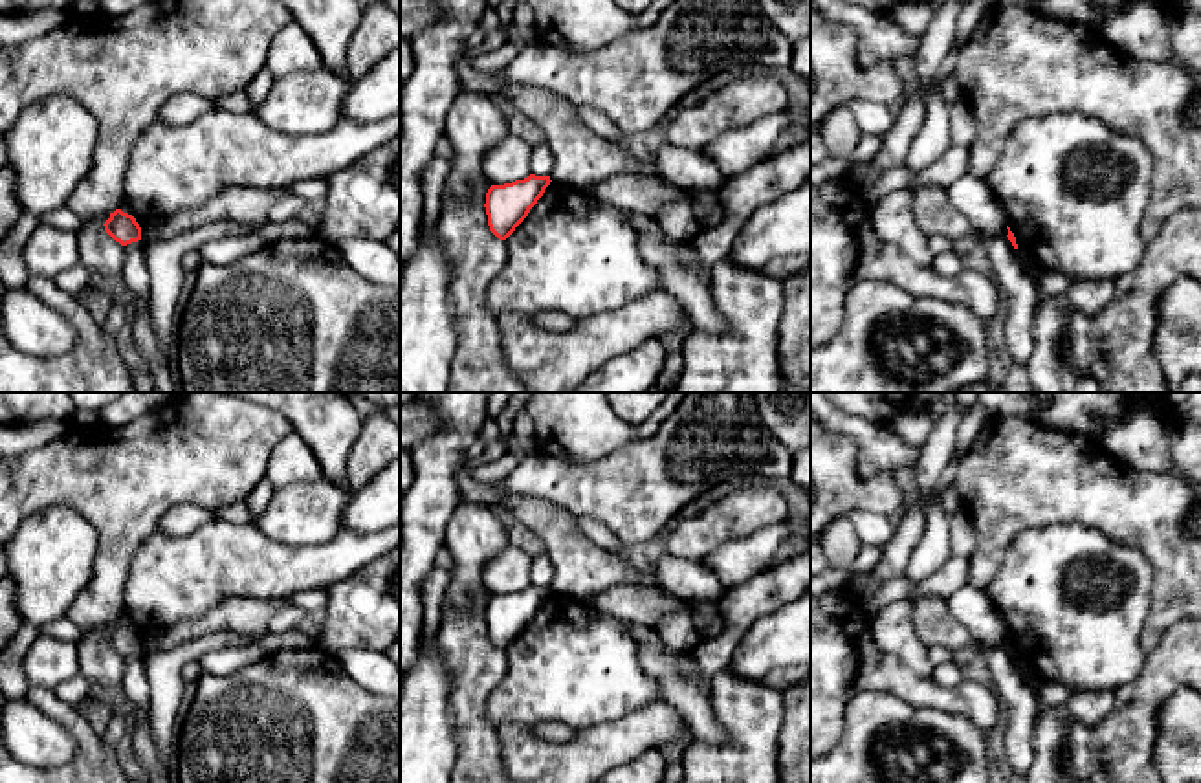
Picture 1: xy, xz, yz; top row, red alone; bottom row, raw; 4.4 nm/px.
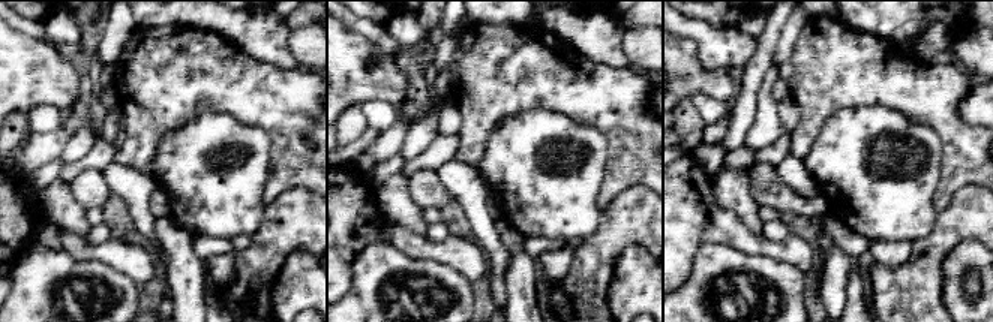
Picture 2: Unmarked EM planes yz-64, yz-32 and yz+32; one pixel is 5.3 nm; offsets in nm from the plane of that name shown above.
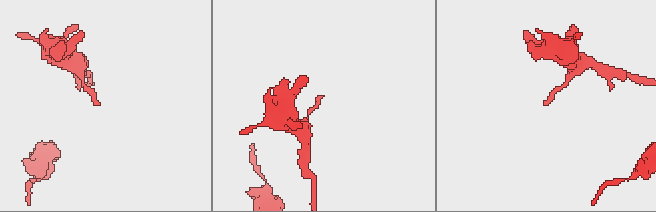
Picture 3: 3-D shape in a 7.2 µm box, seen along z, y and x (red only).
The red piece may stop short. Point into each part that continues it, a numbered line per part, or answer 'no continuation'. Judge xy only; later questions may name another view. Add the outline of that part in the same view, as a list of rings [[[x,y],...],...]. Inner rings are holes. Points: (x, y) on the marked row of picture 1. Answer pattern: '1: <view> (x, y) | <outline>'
no continuation

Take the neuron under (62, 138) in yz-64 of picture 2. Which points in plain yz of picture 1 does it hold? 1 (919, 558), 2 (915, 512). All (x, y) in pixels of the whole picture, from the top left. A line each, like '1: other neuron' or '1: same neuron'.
1: other neuron
2: same neuron

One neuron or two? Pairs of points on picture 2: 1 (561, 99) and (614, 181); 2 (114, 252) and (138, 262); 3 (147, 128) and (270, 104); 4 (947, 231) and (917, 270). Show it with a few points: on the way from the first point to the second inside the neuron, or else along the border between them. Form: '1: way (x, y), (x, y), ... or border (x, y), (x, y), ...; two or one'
1: way (587, 104), (617, 134), (617, 156); one
2: way (120, 255), (132, 259); one
3: way (177, 98), (240, 98); one
4: way (942, 240), (929, 253), (926, 261); one

